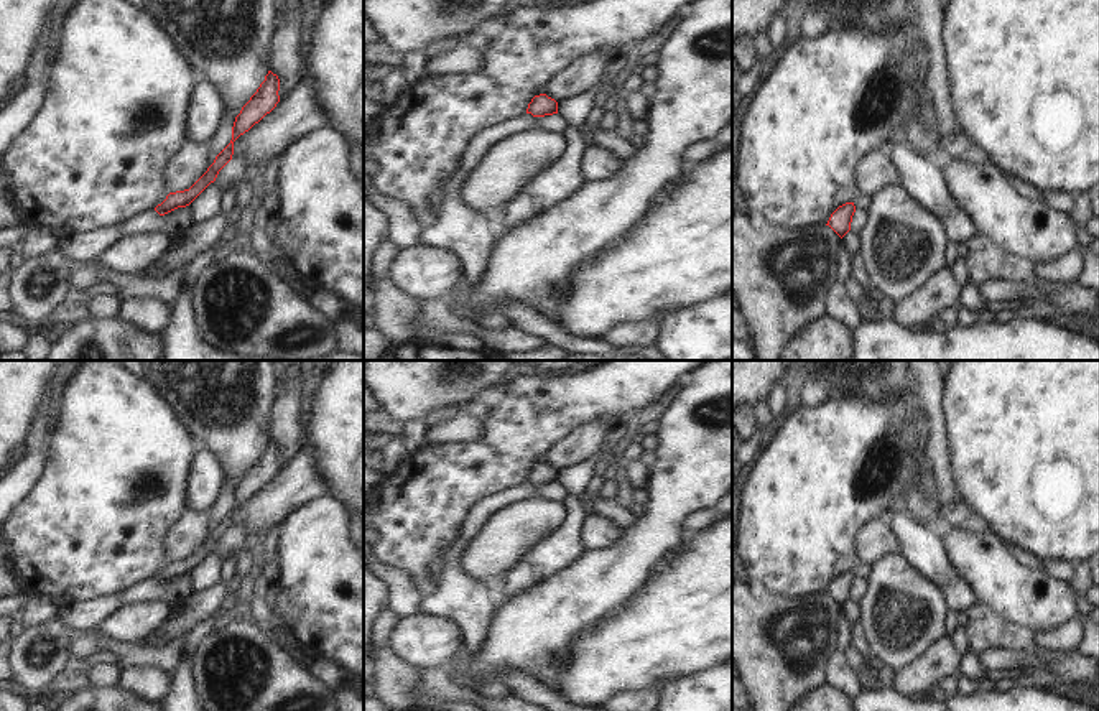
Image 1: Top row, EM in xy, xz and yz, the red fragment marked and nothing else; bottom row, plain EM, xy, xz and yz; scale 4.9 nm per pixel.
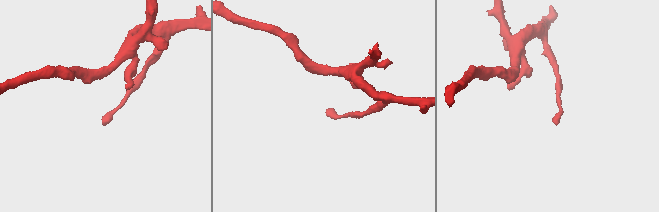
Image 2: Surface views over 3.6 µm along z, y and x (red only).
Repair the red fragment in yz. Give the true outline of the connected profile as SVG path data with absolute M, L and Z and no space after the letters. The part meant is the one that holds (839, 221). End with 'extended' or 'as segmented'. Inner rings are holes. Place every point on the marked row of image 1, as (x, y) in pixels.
M846 202L831 214L826 225L829 225L842 239L851 230L854 212L854 202Z; as segmented

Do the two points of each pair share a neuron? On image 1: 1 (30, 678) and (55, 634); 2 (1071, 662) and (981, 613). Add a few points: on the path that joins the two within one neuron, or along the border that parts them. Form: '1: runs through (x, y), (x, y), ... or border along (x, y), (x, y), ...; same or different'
1: runs through (33, 667), (37, 655), (45, 645); same
2: runs through (1048, 659), (1024, 641), (1004, 634); same

